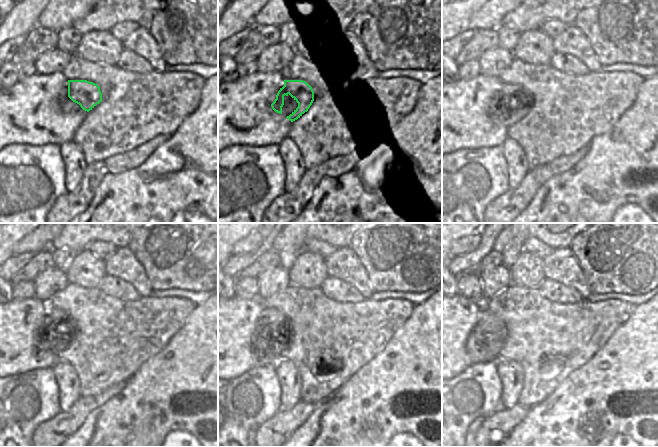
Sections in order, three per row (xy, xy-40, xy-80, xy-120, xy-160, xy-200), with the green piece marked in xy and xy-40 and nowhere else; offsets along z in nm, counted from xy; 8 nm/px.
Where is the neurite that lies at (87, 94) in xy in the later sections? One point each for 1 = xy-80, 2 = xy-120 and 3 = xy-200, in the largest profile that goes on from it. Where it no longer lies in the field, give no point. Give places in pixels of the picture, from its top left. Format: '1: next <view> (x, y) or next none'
1: next xy-80 (500, 111)
2: next xy-120 (56, 332)
3: next xy-200 (487, 337)

